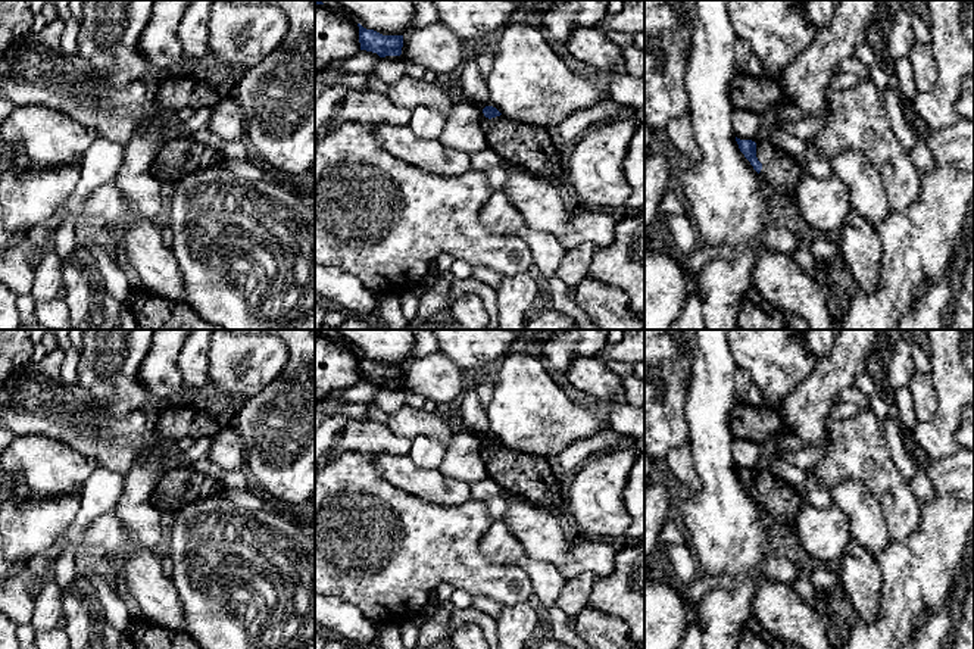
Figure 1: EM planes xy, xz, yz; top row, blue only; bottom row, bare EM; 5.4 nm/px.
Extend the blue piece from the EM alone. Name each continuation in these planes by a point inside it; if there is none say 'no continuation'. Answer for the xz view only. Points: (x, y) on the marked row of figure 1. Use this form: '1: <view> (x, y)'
1: xz (533, 149)

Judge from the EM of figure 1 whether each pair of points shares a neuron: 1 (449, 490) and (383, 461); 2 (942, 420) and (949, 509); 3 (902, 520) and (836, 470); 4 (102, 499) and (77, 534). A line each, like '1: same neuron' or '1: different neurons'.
1: same neuron
2: different neurons
3: same neuron
4: same neuron

